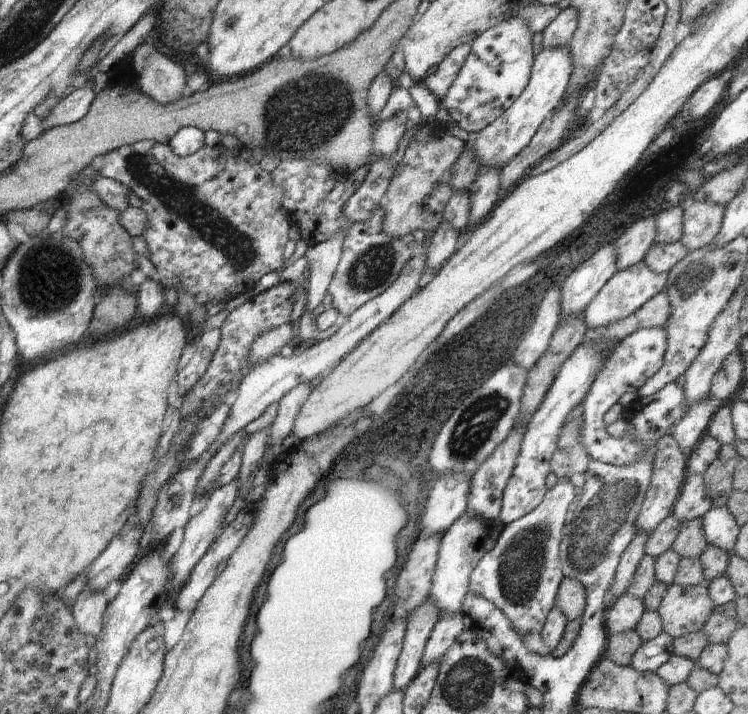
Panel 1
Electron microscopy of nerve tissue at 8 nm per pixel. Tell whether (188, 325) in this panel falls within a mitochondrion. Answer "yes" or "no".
no

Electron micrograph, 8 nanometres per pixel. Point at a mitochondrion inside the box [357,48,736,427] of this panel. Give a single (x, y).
(694, 278)

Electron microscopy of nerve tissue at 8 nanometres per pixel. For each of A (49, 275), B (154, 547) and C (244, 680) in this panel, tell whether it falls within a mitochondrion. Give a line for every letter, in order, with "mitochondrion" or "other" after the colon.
A: mitochondrion
B: other
C: other

